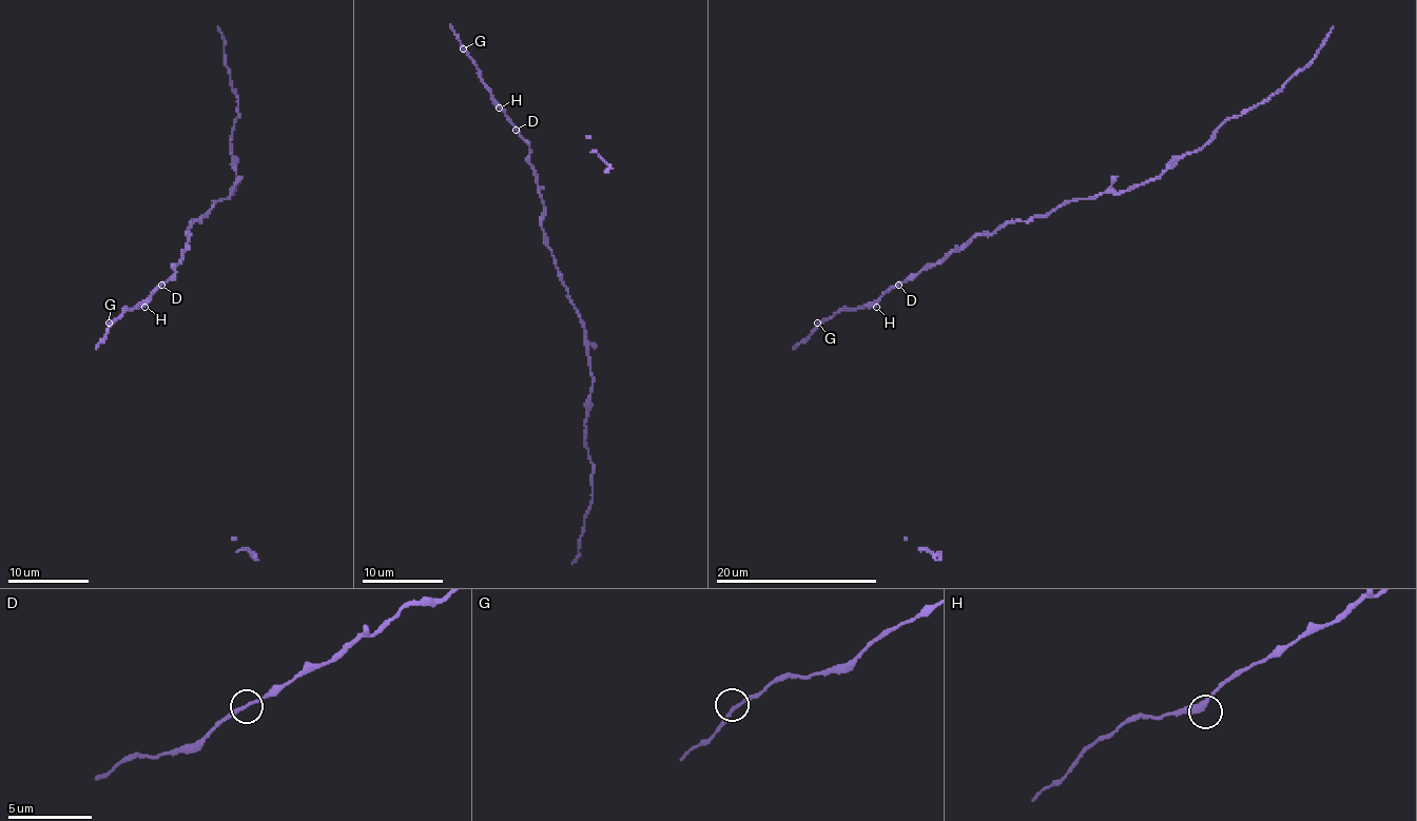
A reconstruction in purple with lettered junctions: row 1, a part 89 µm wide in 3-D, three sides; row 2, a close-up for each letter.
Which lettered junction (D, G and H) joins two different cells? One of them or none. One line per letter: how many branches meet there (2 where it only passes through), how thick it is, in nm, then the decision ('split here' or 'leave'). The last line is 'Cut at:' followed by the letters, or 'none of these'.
D: 2 | 160 nm | split here
G: 2 | 160 nm | leave
H: 2 | 360 nm | leave
Cut at: D

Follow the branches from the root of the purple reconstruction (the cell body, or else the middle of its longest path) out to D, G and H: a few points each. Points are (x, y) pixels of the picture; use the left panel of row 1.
D: (188, 231), (190, 239), (175, 266), (175, 274), (161, 284)
G: (188, 231), (190, 239), (175, 266), (175, 274), (142, 305), (127, 308), (109, 323)
H: (188, 231), (190, 239), (175, 266), (175, 274), (144, 307)

